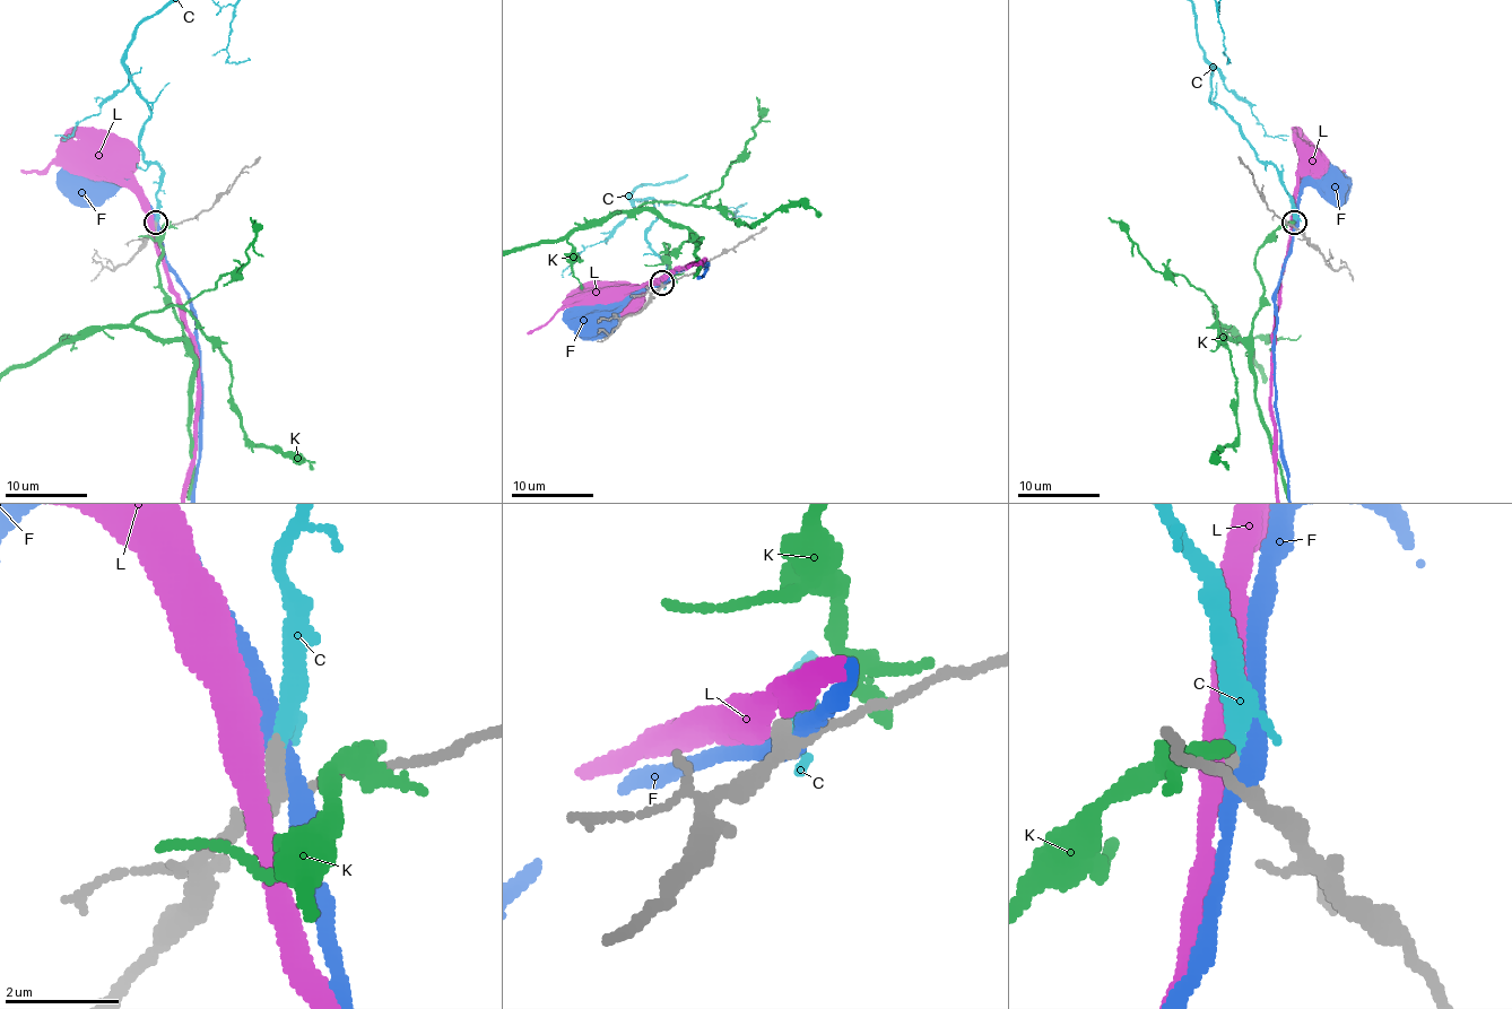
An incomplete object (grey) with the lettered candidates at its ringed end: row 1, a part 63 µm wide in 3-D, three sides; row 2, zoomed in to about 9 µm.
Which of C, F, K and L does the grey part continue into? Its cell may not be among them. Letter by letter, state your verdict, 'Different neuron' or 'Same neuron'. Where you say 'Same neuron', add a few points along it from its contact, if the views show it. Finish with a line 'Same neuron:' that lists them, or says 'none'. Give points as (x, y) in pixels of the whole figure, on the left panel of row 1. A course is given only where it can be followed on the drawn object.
C: Same neuron
F: Different neuron
K: Different neuron
L: Different neuron
Same neuron: C

